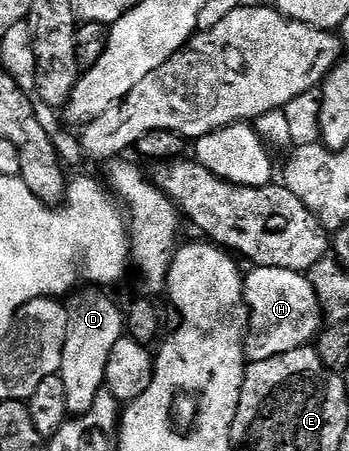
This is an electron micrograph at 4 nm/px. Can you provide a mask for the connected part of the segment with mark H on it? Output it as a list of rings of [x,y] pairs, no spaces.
[[[253,267],[248,270],[249,274],[244,274],[243,280],[245,283],[245,304],[247,306],[247,332],[245,334],[245,355],[250,362],[262,361],[263,359],[271,359],[275,355],[283,355],[283,351],[295,351],[302,347],[308,346],[310,342],[317,337],[319,330],[322,328],[321,317],[323,318],[323,310],[317,293],[313,289],[313,284],[310,283],[308,276],[305,273],[296,273],[290,269],[280,269],[279,267]]]

